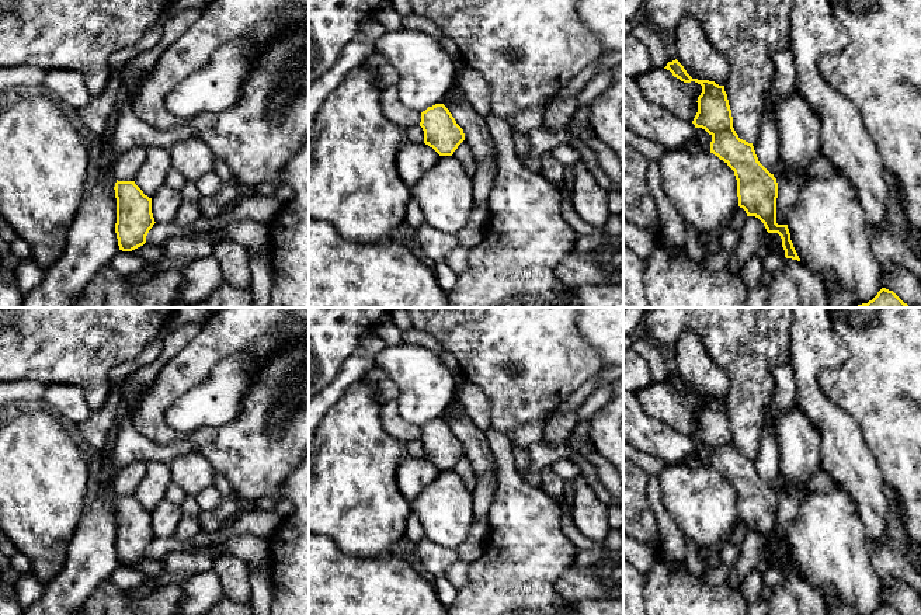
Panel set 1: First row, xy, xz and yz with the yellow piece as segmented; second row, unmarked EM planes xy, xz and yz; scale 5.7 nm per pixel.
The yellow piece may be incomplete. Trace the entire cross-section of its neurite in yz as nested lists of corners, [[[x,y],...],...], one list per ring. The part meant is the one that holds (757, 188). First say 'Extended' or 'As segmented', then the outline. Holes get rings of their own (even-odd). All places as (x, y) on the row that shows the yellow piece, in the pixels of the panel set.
As segmented. [[[677,59],[668,62],[664,69],[684,83],[695,81],[702,86],[696,101],[698,112],[692,124],[712,136],[710,153],[734,171],[738,206],[746,211],[747,216],[758,218],[768,233],[781,236],[786,258],[800,261],[788,225],[776,223],[776,178],[758,161],[753,143],[740,139],[736,133],[724,86],[692,79]]]

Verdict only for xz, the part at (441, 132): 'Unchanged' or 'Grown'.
Unchanged

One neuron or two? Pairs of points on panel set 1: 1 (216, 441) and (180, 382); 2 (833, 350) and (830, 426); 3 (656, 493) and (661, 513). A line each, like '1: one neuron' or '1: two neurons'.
1: one neuron
2: one neuron
3: one neuron

